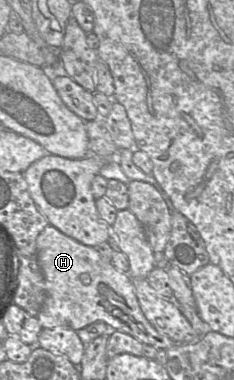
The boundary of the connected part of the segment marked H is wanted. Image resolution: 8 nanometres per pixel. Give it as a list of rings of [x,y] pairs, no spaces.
[[[47,225],[44,228],[44,230],[38,235],[38,237],[36,239],[36,248],[37,248],[38,263],[39,263],[40,269],[43,273],[45,287],[46,287],[45,301],[44,301],[39,313],[36,315],[38,321],[43,329],[53,329],[56,327],[63,327],[63,328],[69,328],[69,329],[77,332],[79,329],[82,329],[94,322],[104,321],[107,324],[109,324],[112,327],[112,329],[128,333],[131,336],[138,339],[139,341],[141,341],[142,343],[152,345],[159,349],[167,349],[168,347],[171,347],[175,344],[180,344],[180,343],[176,343],[170,337],[168,337],[164,334],[160,334],[153,327],[153,325],[145,317],[145,315],[140,307],[138,298],[135,293],[135,288],[134,288],[134,285],[132,283],[130,276],[116,270],[115,267],[112,265],[112,263],[108,263],[107,261],[105,261],[94,247],[89,247],[89,246],[83,245],[82,243],[79,243],[78,241],[74,240],[73,238],[63,234],[57,228],[53,227],[52,225]]]

